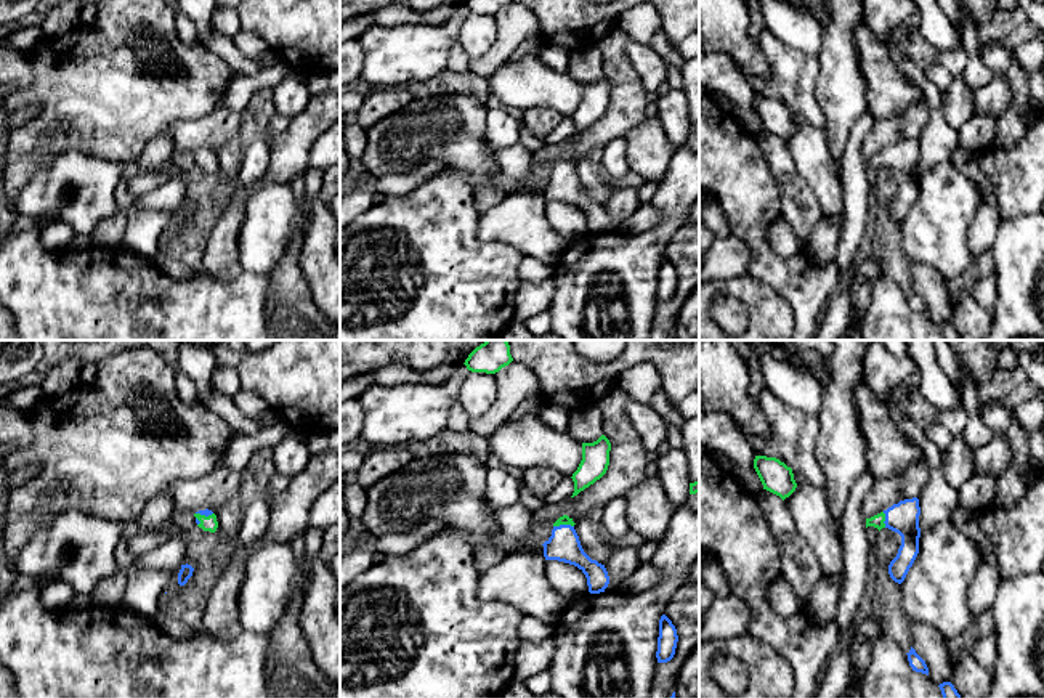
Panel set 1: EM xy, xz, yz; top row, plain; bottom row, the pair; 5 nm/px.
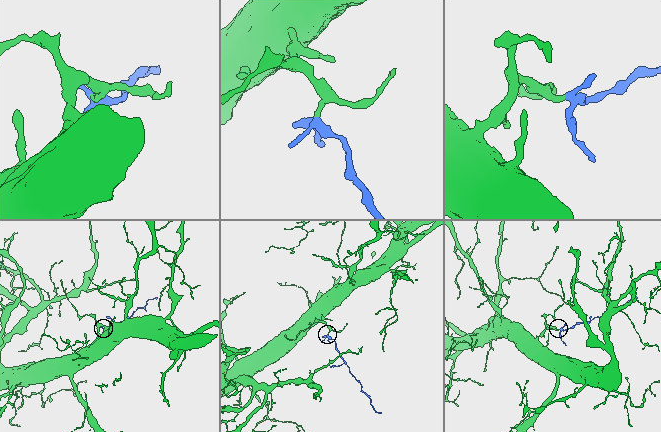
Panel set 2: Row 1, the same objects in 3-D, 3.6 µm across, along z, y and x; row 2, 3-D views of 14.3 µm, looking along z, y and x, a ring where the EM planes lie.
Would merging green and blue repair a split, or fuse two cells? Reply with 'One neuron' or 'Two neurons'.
One neuron

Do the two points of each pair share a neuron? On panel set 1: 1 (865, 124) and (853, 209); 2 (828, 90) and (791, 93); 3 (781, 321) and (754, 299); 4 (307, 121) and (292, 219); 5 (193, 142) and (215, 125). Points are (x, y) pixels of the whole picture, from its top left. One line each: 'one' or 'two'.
1: one
2: two
3: one
4: two
5: one

